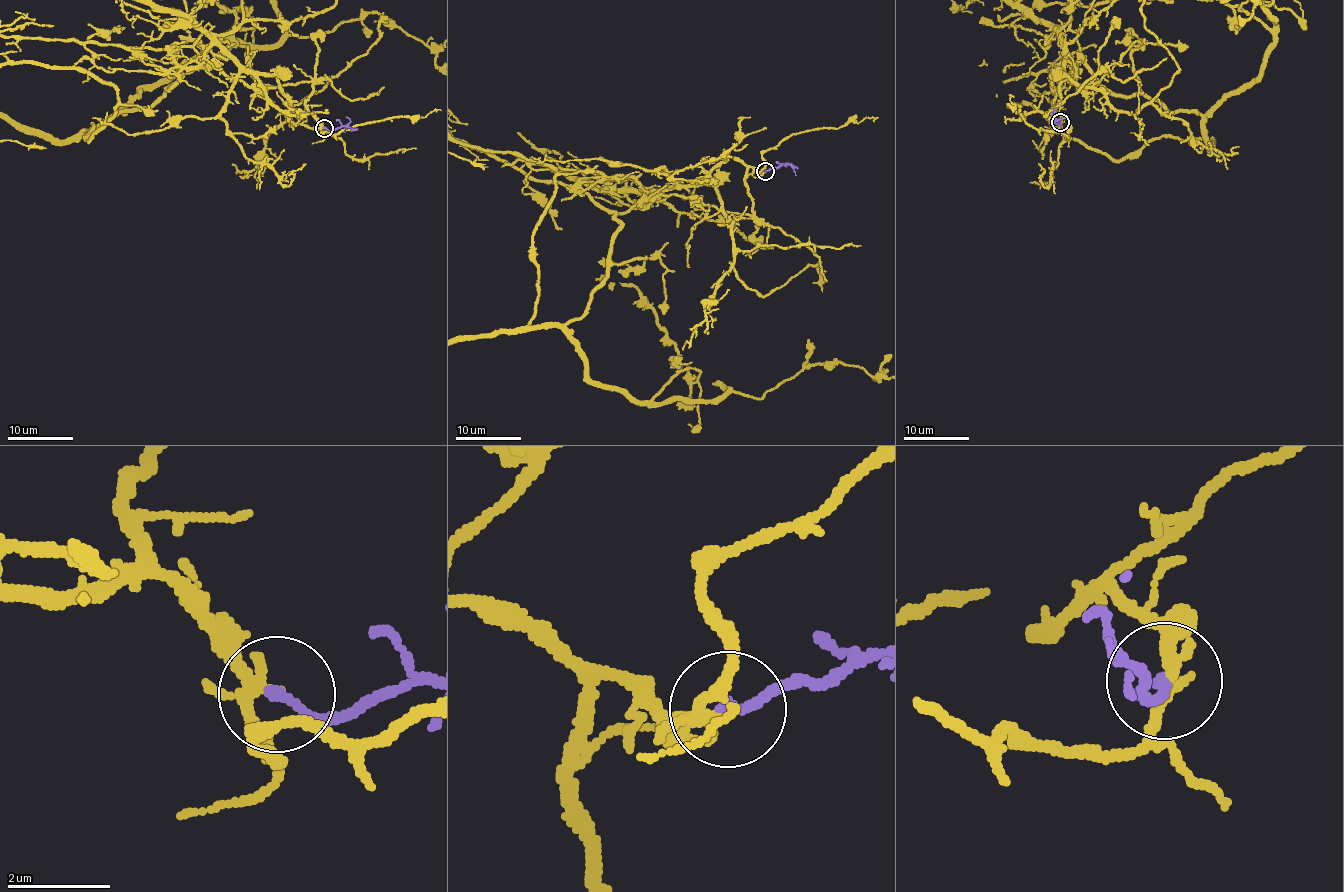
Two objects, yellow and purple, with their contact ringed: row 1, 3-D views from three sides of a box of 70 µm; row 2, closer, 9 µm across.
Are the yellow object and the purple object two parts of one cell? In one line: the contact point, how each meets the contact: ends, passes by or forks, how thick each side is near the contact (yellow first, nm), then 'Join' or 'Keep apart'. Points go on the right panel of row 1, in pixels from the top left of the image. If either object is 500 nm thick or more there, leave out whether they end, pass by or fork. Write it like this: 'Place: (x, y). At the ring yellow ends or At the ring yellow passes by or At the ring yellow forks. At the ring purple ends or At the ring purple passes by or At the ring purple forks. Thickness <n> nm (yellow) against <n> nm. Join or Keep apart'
Place: (1060, 122). At the ring yellow forks. At the ring purple ends. Thickness 150 nm (yellow) against 220 nm. Join

